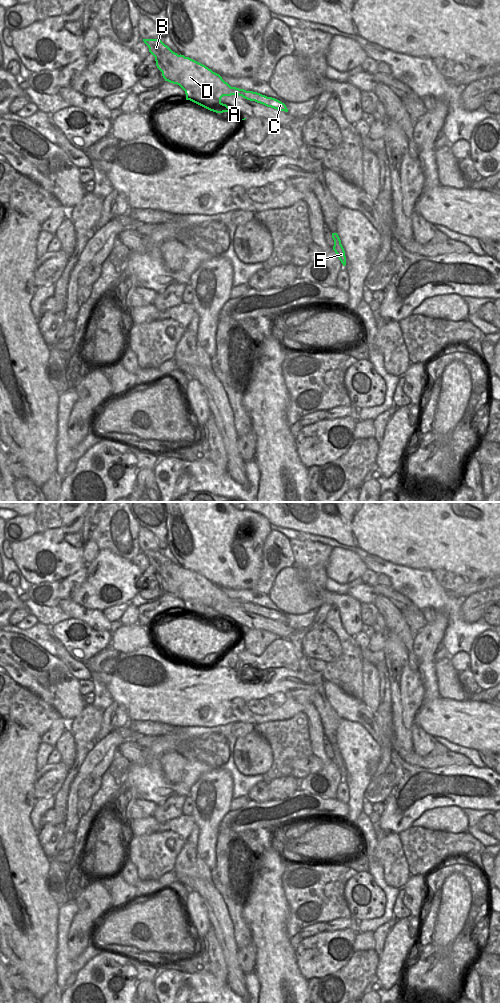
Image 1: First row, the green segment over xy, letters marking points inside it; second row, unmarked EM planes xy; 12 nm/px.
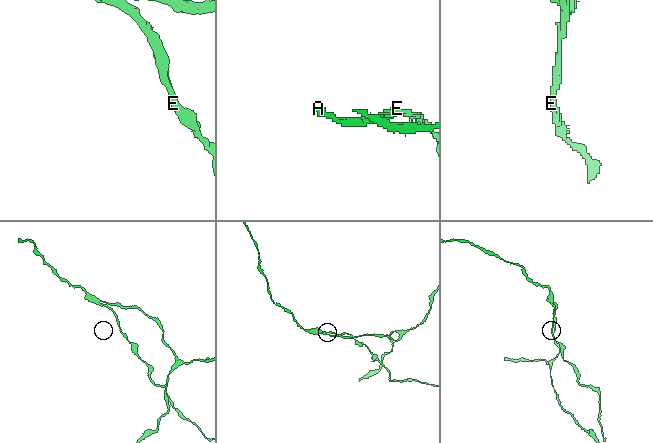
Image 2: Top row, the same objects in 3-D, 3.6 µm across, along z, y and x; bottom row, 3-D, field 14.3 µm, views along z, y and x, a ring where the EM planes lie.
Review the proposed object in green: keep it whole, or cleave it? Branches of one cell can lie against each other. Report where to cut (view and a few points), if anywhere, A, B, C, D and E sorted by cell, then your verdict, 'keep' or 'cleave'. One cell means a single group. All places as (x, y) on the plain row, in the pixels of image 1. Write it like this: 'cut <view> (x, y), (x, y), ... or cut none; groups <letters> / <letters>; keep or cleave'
cut xy (223, 616), (224, 623); groups A B C D / E; cleave

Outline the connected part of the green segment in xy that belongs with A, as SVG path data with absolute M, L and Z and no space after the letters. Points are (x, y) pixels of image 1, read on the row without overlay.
M143 551L155 569L156 578L165 593L179 597L190 612L210 623L224 624L223 608L239 607L279 623L288 624L281 613L257 604L231 599L222 589L205 577L184 567L178 567L158 551Z

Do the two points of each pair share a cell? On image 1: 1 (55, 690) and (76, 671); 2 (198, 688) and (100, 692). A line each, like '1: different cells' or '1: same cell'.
1: different cells
2: different cells

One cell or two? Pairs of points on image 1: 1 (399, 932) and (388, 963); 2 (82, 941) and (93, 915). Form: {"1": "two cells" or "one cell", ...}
{"1": "one cell", "2": "one cell"}

